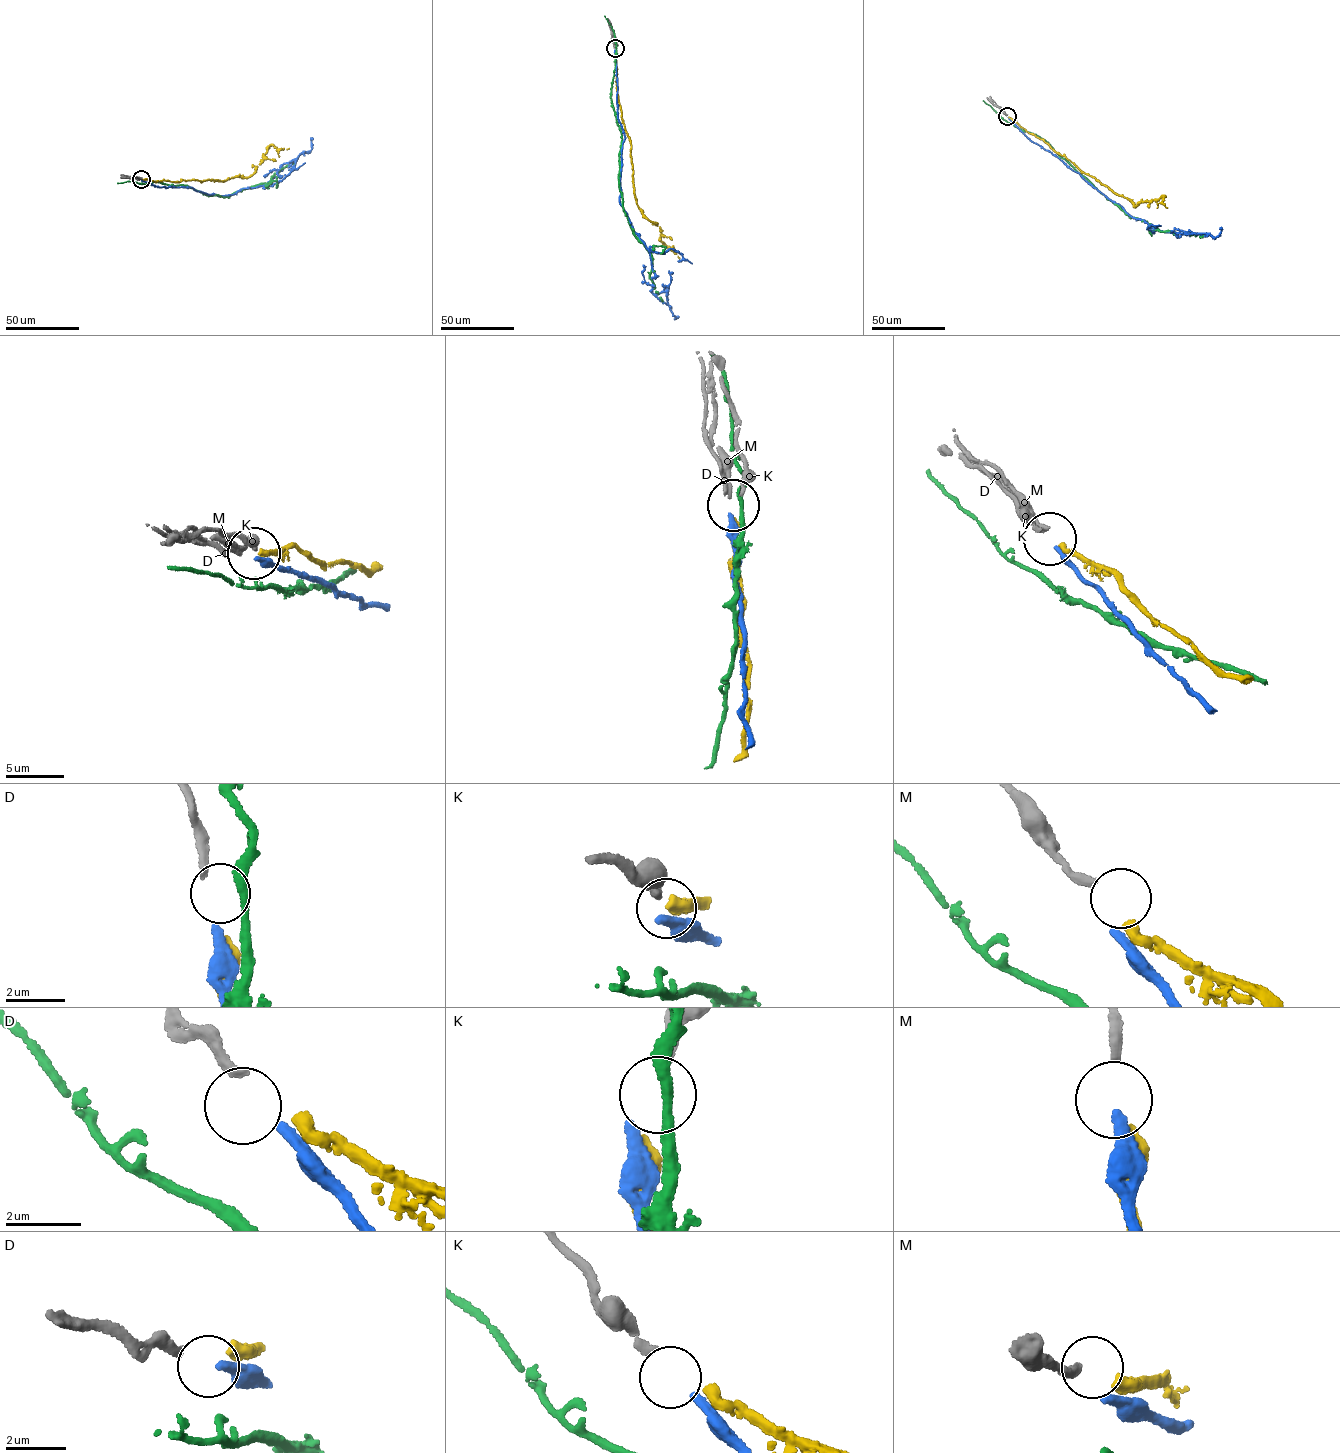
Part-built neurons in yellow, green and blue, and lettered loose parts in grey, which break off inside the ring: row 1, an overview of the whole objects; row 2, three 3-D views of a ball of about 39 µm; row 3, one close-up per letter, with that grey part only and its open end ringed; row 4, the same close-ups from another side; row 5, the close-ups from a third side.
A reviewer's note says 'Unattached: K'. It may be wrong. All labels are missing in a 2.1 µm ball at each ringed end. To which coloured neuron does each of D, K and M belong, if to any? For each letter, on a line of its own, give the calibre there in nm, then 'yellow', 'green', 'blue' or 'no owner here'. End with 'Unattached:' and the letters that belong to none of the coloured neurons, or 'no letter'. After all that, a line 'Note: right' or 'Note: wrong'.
D: 260 nm | blue
K: 280 nm | no owner here
M: 280 nm | yellow
Unattached: K
Note: right

